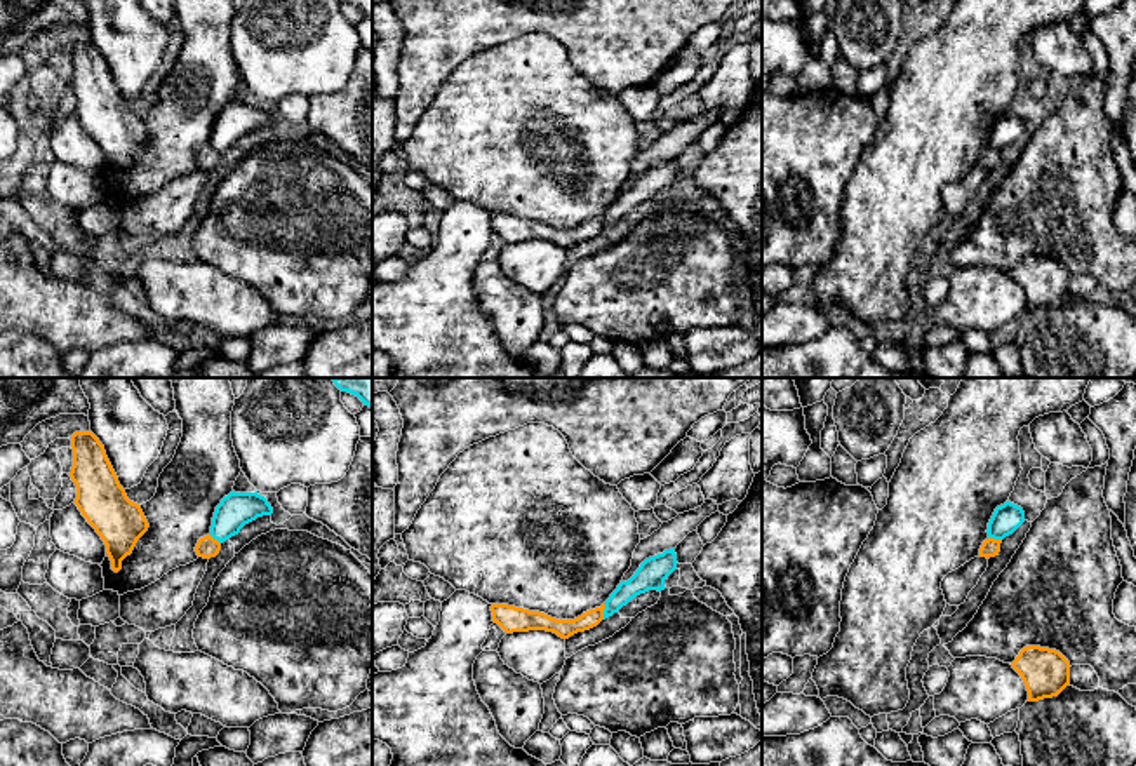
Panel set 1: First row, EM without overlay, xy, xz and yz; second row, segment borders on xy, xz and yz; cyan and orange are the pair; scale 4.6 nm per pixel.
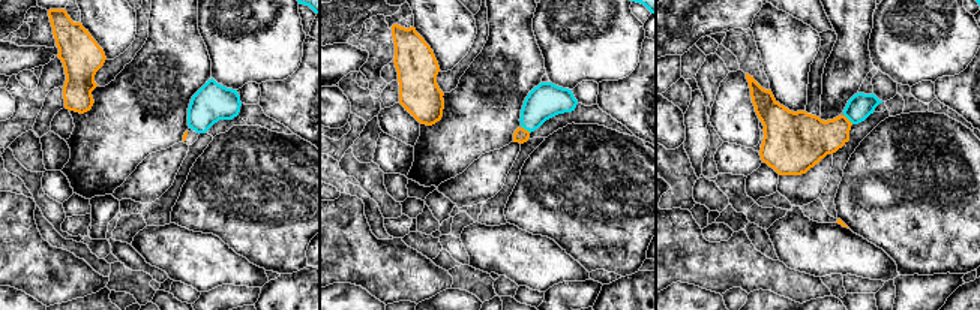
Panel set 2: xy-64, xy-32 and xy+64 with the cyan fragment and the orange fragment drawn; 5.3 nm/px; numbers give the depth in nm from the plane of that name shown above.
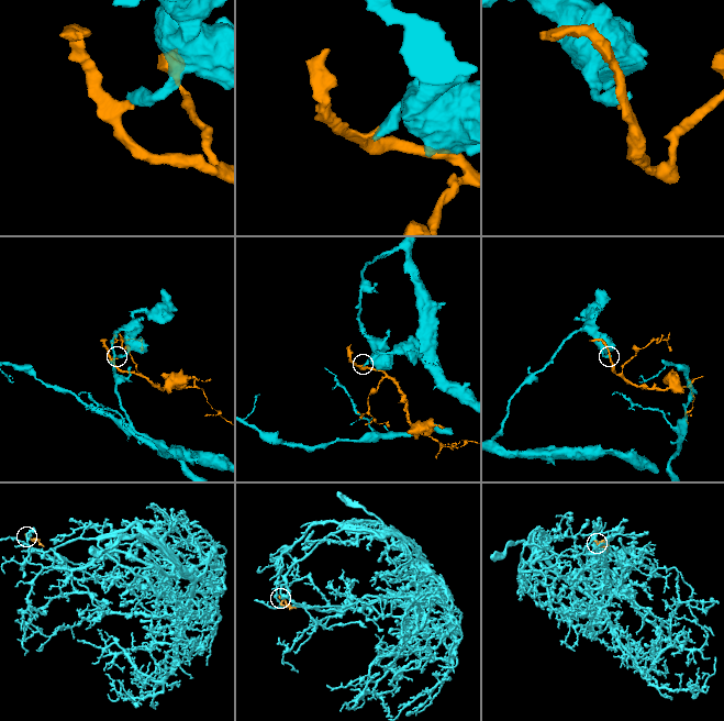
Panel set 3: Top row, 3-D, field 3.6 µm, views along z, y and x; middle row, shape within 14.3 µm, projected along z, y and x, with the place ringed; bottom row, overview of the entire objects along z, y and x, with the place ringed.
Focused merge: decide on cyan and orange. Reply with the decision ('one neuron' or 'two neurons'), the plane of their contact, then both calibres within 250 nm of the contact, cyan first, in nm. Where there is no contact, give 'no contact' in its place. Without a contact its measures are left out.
two neurons; meets cyan in xz; 120 nm thick on the cyan side, 90 nm on the other

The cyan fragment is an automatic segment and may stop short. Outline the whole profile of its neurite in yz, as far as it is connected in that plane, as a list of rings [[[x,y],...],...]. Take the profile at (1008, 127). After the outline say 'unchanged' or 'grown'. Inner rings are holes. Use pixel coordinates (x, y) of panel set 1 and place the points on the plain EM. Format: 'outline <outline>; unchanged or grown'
outline [[[1006,111],[997,117],[990,132],[988,132],[988,148],[1004,150],[1012,144],[1025,132],[1025,122],[1021,117]]]; unchanged

